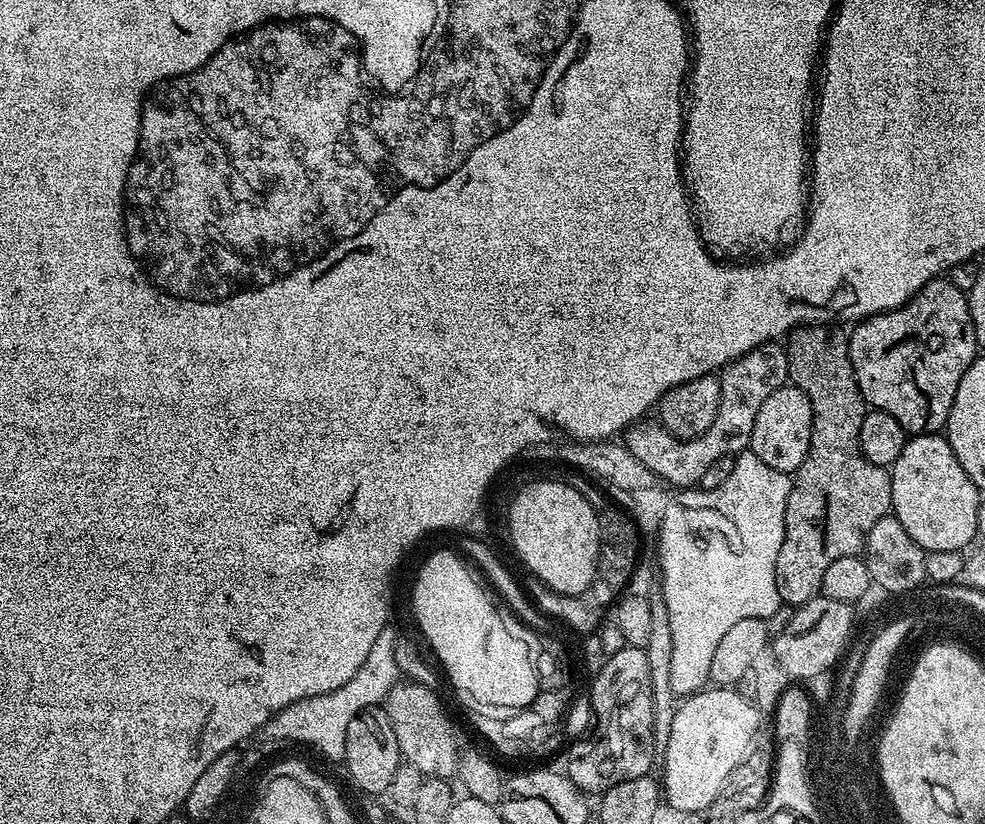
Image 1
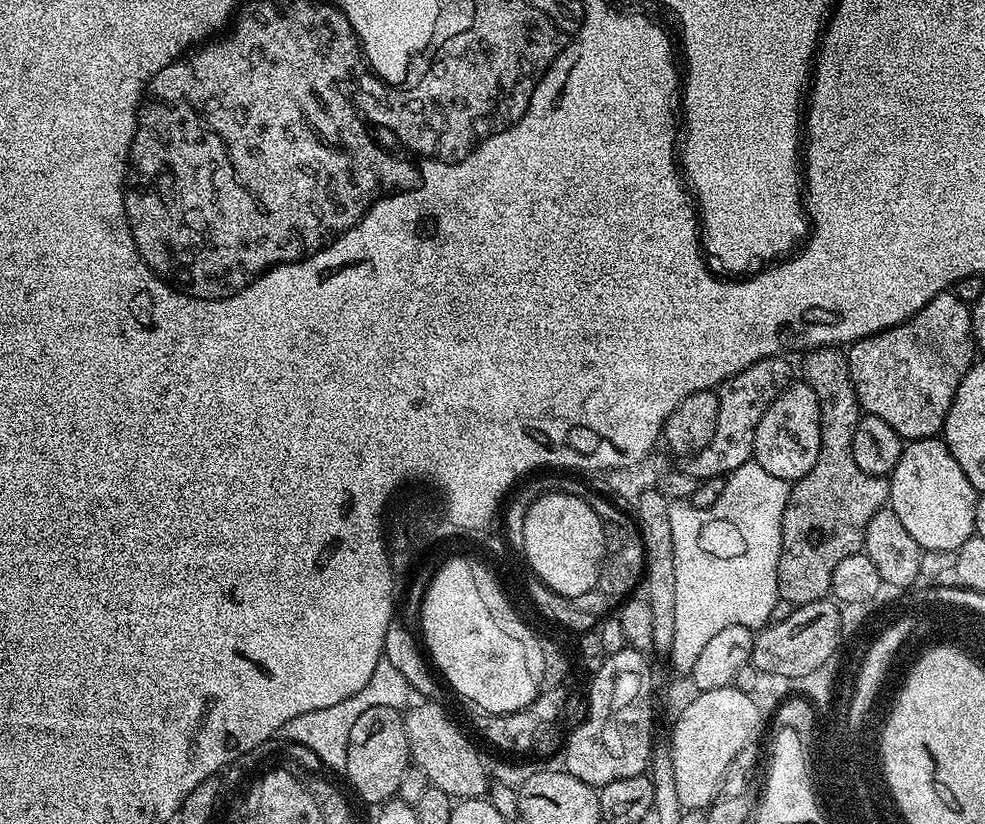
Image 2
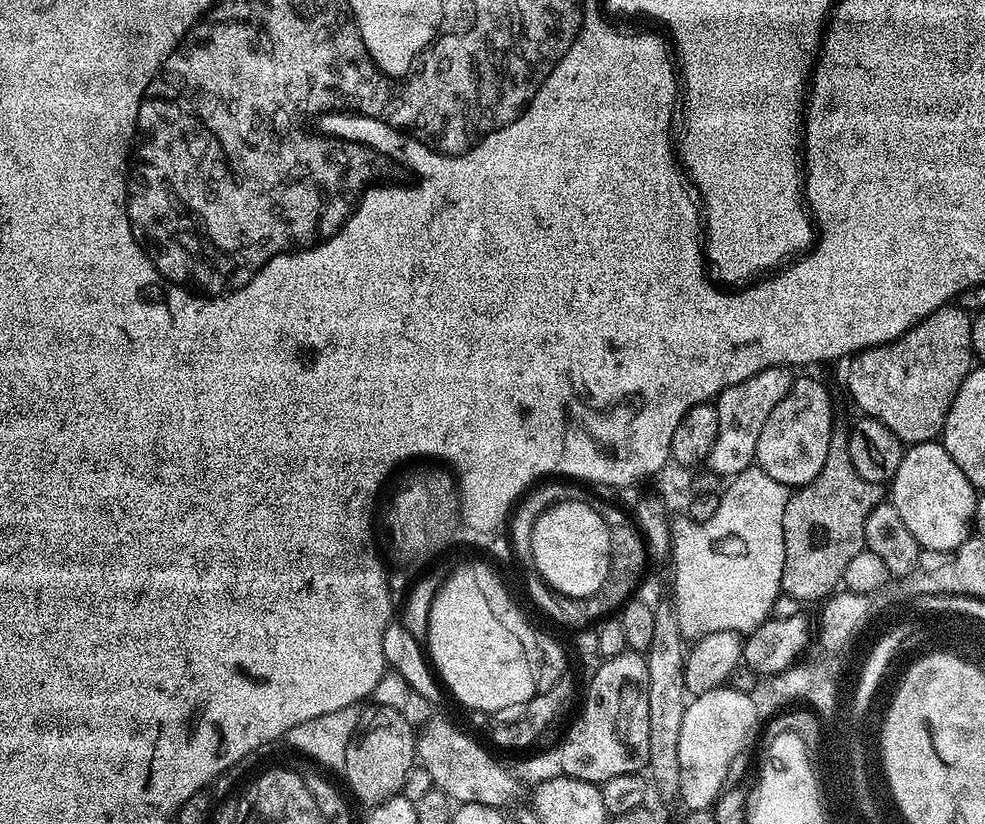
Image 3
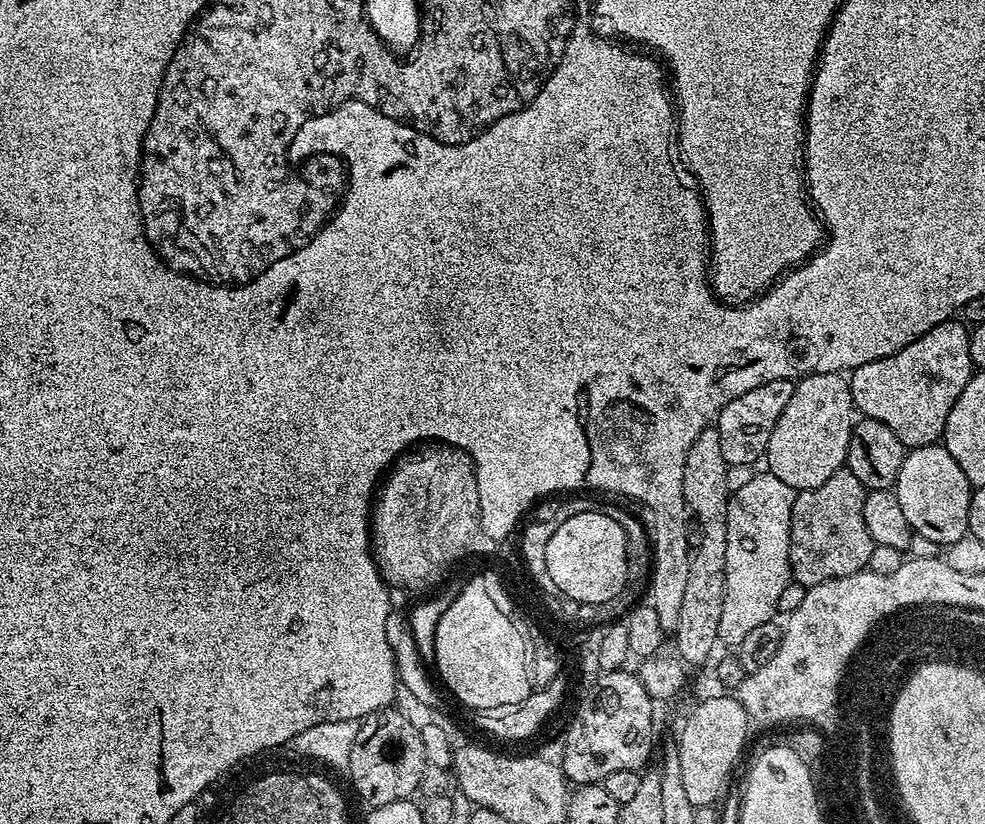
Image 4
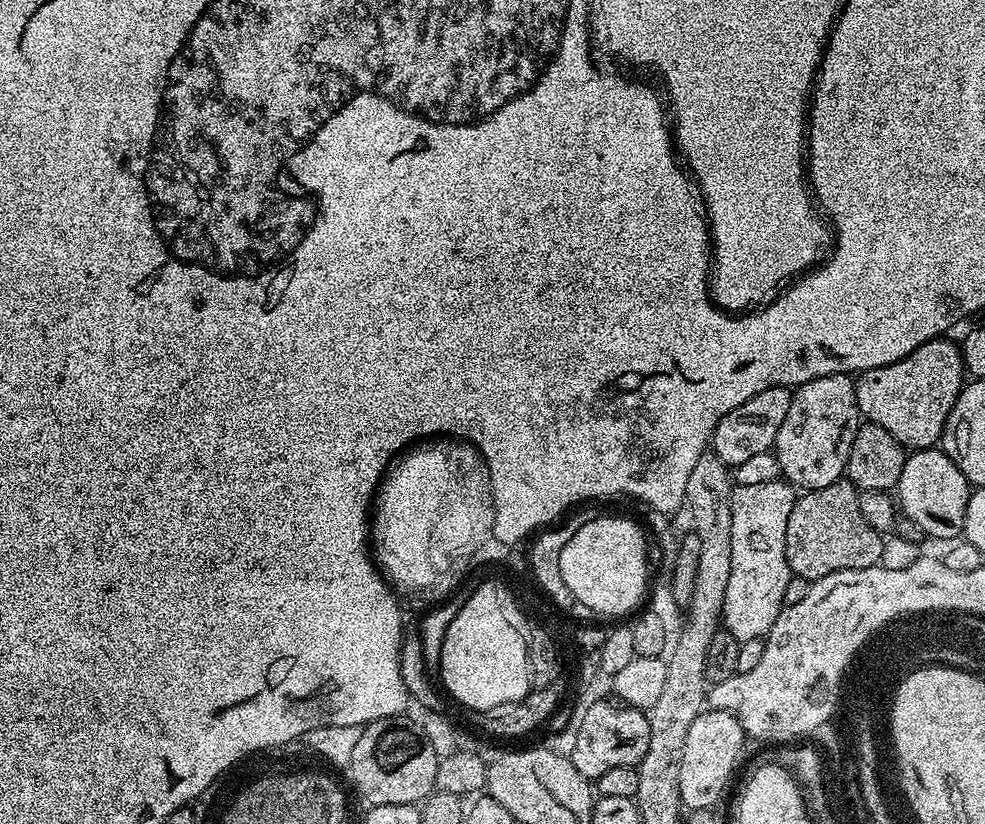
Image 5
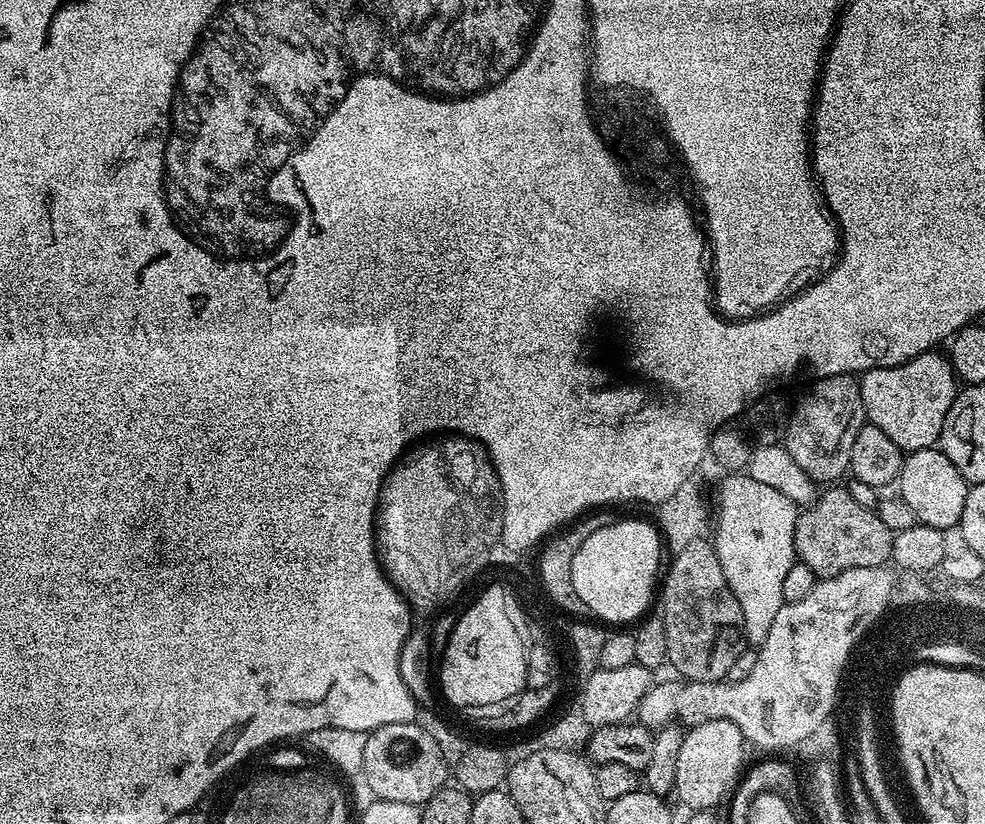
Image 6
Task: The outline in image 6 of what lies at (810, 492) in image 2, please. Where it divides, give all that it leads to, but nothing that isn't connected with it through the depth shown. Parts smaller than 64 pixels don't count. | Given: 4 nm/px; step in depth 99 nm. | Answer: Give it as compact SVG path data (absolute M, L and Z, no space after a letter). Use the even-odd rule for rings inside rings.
M832 486L821 491L797 515L794 526L796 558L799 563L810 566L817 578L826 580L854 567L889 563L892 559L893 535L894 529L886 526L886 522L882 522L873 509L858 506L858 501L850 498L847 487Z

